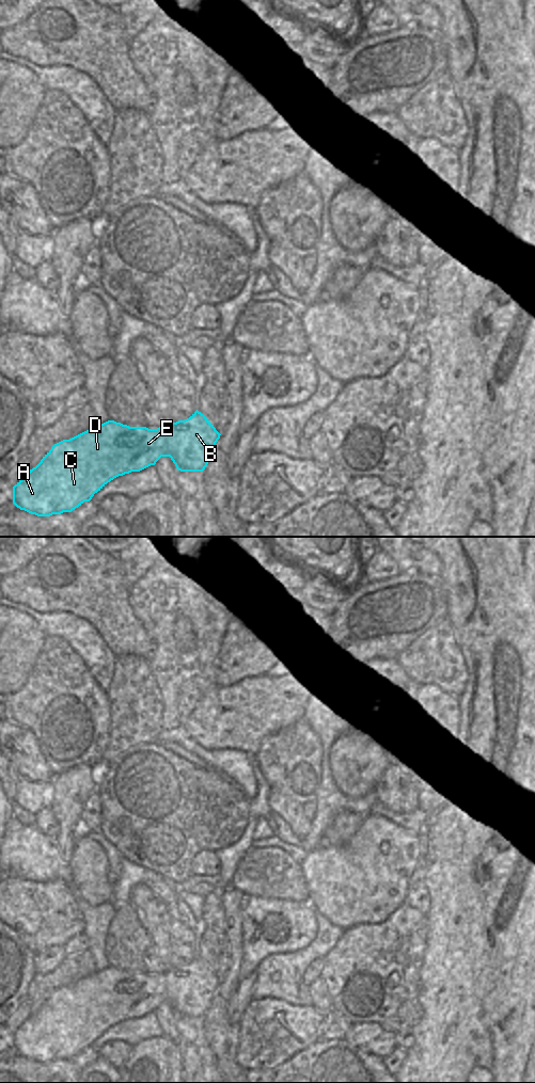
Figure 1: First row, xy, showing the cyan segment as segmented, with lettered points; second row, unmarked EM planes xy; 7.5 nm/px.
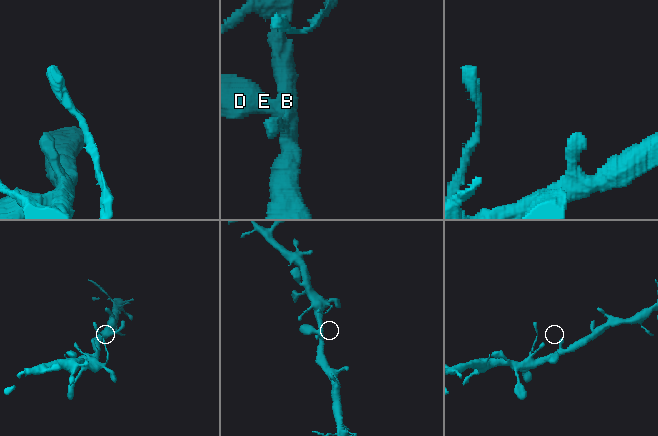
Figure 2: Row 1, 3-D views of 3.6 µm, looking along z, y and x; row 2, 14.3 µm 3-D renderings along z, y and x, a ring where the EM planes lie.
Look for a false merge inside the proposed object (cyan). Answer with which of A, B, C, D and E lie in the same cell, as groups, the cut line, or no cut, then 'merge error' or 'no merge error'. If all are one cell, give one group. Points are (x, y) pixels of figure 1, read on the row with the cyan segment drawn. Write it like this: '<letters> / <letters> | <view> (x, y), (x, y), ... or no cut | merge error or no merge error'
A B C D E | no cut | no merge error

